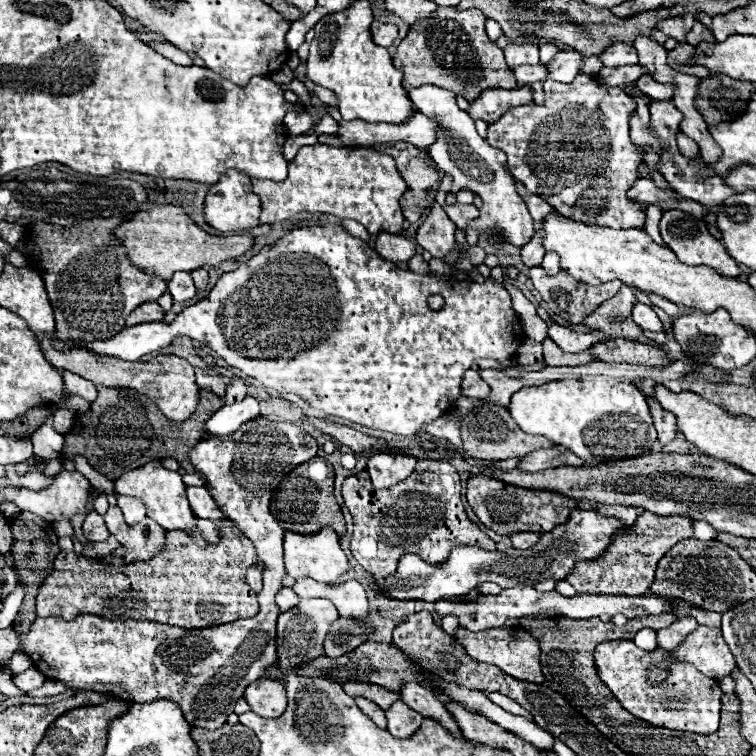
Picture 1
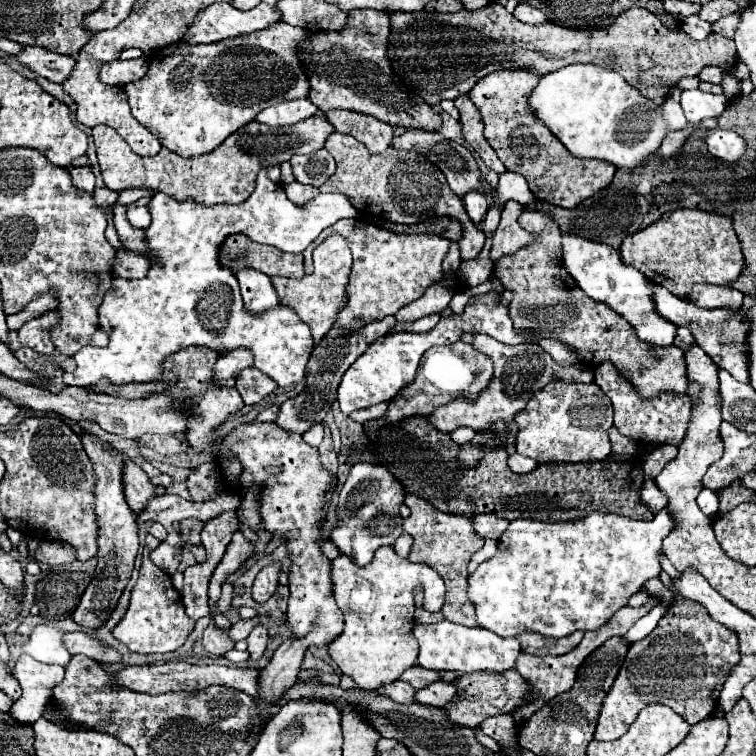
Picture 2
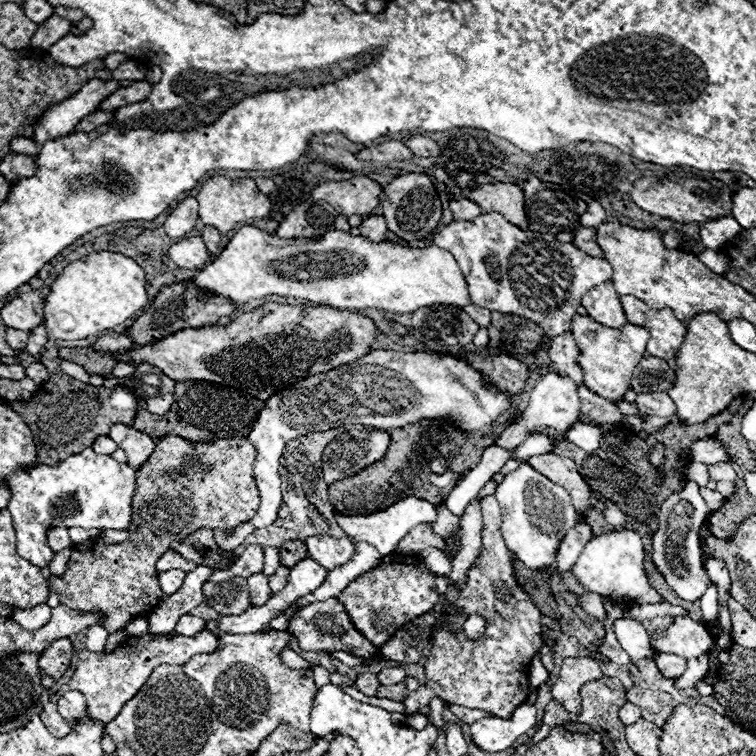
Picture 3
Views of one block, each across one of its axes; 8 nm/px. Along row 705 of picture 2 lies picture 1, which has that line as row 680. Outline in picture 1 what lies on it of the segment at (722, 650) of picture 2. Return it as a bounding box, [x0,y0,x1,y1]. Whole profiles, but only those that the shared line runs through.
[594,640,724,734]

